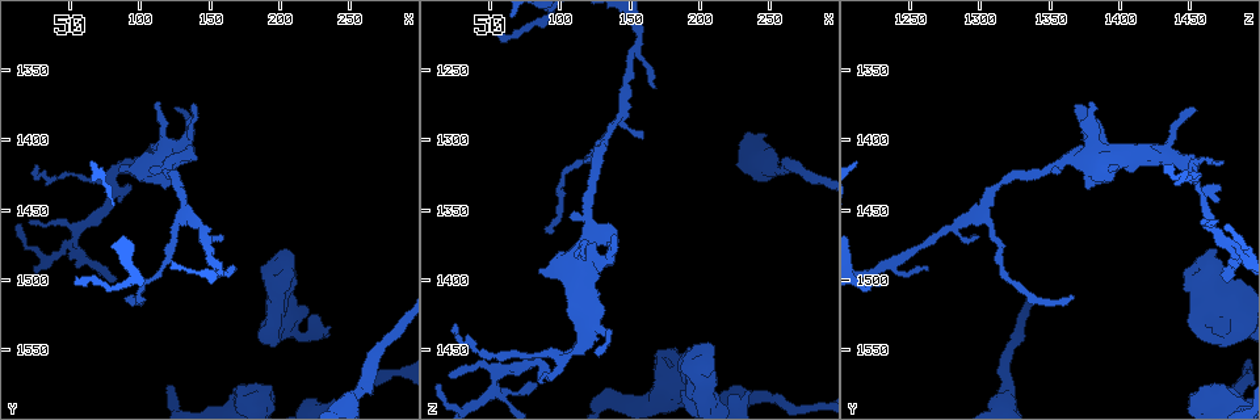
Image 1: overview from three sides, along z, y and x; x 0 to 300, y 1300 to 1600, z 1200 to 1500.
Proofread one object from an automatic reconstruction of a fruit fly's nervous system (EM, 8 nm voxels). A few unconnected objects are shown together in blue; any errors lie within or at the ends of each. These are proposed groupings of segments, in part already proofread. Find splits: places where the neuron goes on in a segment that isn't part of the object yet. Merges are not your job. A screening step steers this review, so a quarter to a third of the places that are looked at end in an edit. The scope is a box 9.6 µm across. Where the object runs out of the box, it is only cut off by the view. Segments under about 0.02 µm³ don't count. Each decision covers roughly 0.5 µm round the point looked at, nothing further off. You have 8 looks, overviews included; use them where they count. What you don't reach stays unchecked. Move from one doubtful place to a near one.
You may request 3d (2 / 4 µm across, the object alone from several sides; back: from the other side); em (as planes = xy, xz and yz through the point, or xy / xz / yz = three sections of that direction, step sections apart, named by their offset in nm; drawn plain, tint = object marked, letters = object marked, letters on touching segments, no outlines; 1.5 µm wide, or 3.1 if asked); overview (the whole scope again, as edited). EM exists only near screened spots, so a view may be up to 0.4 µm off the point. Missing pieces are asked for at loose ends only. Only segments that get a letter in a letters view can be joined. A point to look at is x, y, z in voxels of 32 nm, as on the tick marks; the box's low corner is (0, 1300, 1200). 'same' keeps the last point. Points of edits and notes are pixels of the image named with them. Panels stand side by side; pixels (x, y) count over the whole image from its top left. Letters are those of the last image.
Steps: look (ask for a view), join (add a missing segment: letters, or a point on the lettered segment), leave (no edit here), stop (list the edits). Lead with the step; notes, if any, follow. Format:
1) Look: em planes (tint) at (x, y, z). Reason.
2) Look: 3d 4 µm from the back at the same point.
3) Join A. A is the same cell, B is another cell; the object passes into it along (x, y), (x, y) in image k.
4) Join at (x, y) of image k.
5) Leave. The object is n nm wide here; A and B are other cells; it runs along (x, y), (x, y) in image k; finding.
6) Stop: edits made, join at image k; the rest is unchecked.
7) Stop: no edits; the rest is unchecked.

Look: em yz step 8 (tint) at (86, 1416, 1476). An open end.

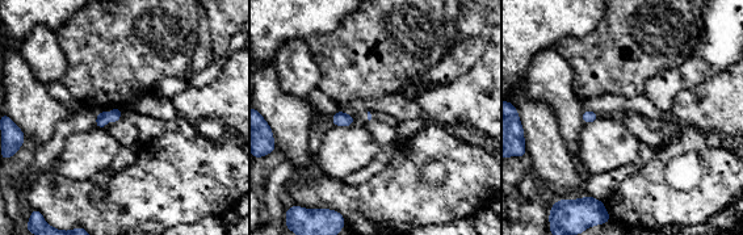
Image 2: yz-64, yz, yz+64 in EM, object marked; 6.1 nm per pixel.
Look: em planes (letters) at the same point.

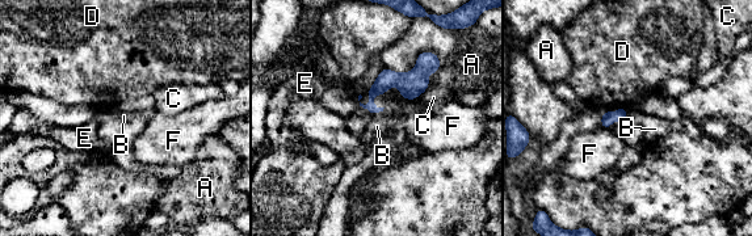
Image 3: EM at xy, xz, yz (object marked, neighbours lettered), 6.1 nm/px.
Join B. B is the same cell, A, C, D, E and F are other cells; the neuron continues.

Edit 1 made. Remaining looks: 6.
Look: 3d 4 µm at (24, 1458, 1470). Branch stops here.

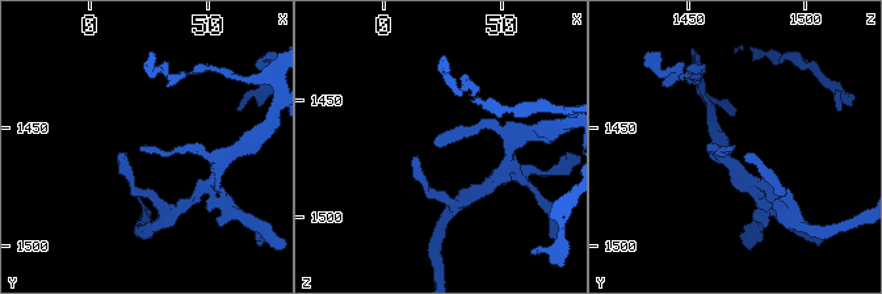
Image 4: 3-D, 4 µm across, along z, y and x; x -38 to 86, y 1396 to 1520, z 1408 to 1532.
Look: em yz step 4 (tint) at (22, 1458, 1468).

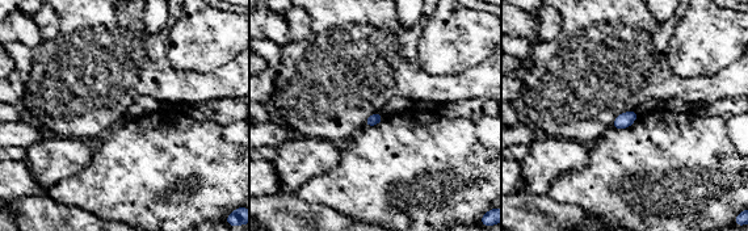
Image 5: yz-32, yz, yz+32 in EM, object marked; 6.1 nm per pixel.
Look: em planes (letters) at the same point. Cut it another way.

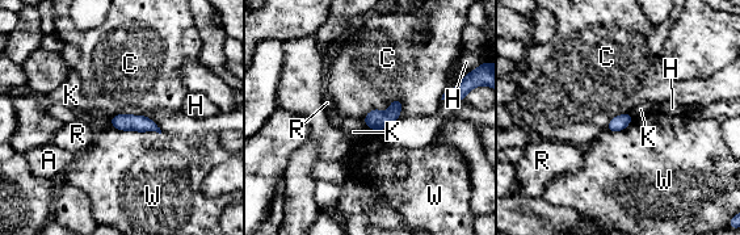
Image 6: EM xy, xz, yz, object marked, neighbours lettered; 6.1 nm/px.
Leave. The object is 90 nm wide here; A, C, H, K, R and W are other cells; a border runs along (402, 101), (362, 120) in image 6; none of them fits.

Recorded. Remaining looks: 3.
Look: em planes (letters) at (84, 1500, 1476). Branch stops here.

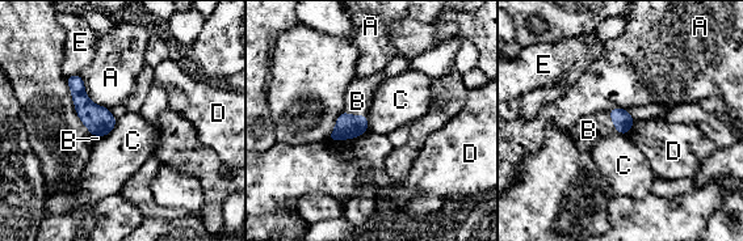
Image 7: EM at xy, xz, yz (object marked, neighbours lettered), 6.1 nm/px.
Join B. The longest contact is with A, 280 nm; B is the same cell, A, C, D and E are other cells; it goes on there.

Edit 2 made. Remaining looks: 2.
Stop: edits made, join at image 3, join at image 7; the rest is unchecked.

